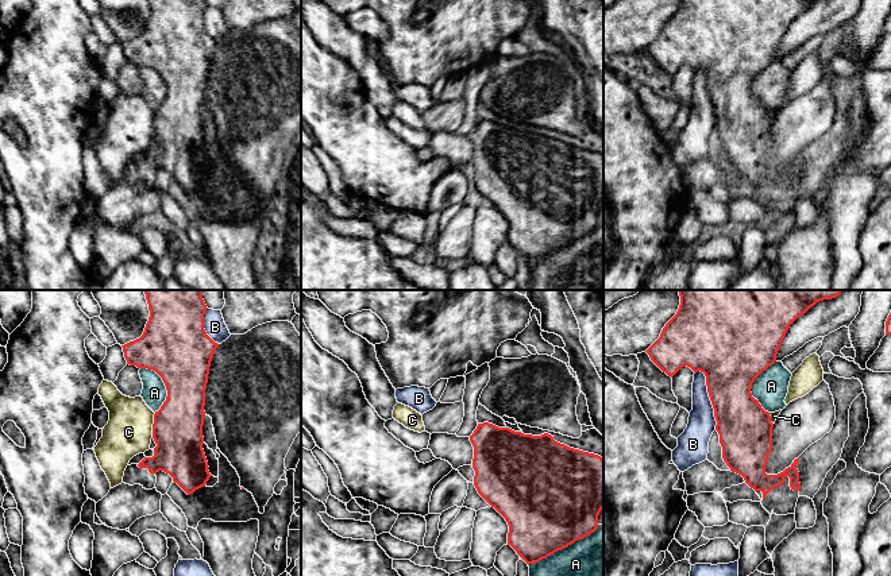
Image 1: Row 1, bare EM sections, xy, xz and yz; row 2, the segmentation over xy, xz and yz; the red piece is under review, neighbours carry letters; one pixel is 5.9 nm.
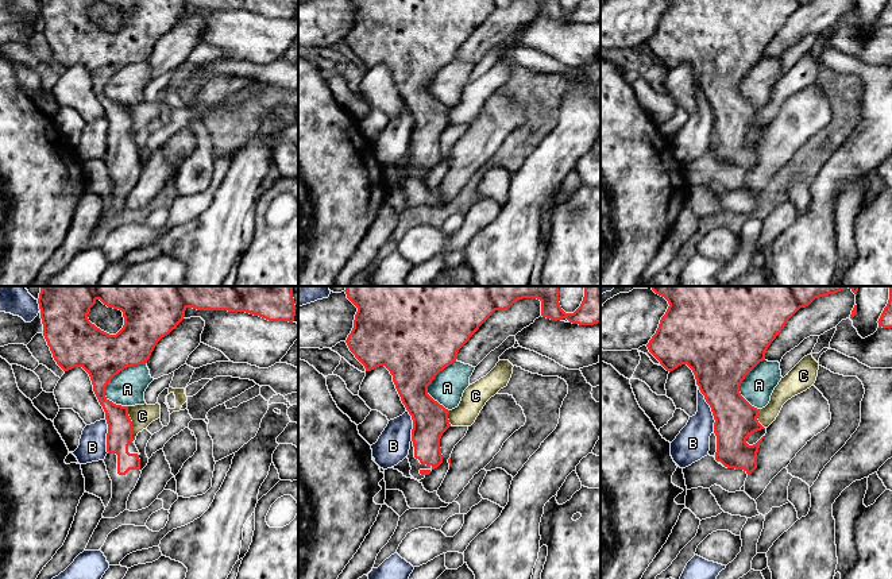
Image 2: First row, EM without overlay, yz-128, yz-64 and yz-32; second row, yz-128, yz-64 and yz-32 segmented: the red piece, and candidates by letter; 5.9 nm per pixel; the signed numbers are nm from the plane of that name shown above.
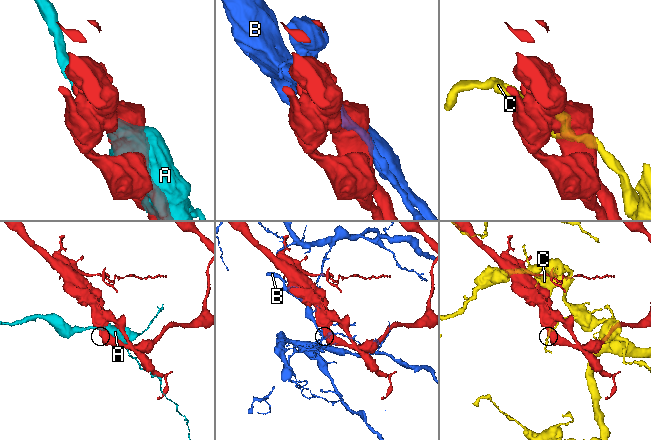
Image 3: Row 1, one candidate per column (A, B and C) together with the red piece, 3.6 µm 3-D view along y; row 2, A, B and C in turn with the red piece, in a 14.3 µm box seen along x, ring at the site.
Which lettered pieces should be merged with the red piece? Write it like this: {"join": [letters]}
{"join": []}

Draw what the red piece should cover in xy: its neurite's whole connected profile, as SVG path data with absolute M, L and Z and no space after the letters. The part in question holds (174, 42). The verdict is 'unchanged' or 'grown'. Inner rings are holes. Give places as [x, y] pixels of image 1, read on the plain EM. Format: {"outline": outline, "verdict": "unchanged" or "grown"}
{"outline": "M147 0L150 15L146 22L143 32L130 39L123 45L127 62L138 66L147 66L155 69L163 78L167 94L163 103L154 112L153 136L157 142L154 147L144 150L144 156L139 162L127 163L123 174L123 181L134 183L140 182L146 188L155 186L155 171L163 169L173 175L188 193L204 185L212 174L208 169L208 159L202 147L202 123L204 123L204 104L205 86L208 81L209 65L216 46L219 45L204 27L204 12L207 9L205 0Z", "verdict": "grown"}

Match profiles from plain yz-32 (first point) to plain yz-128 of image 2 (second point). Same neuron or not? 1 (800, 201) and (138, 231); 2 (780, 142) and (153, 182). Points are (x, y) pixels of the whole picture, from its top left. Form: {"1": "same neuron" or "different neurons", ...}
{"1": "different neurons", "2": "same neuron"}

